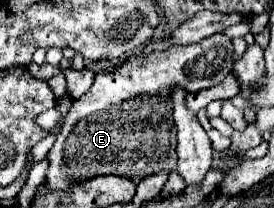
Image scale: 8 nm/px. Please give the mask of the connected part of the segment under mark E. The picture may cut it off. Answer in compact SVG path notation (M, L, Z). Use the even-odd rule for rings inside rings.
M223 33L201 39L191 45L175 45L165 51L155 51L147 55L133 55L117 67L117 71L95 75L91 89L79 97L69 109L61 133L57 135L55 145L49 151L49 169L47 169L47 185L51 189L69 189L75 183L91 179L93 175L123 175L133 183L139 183L143 177L159 173L163 169L173 171L177 165L177 131L173 121L173 103L171 91L181 87L185 91L201 91L209 89L225 79L225 75L233 67L233 43Z

